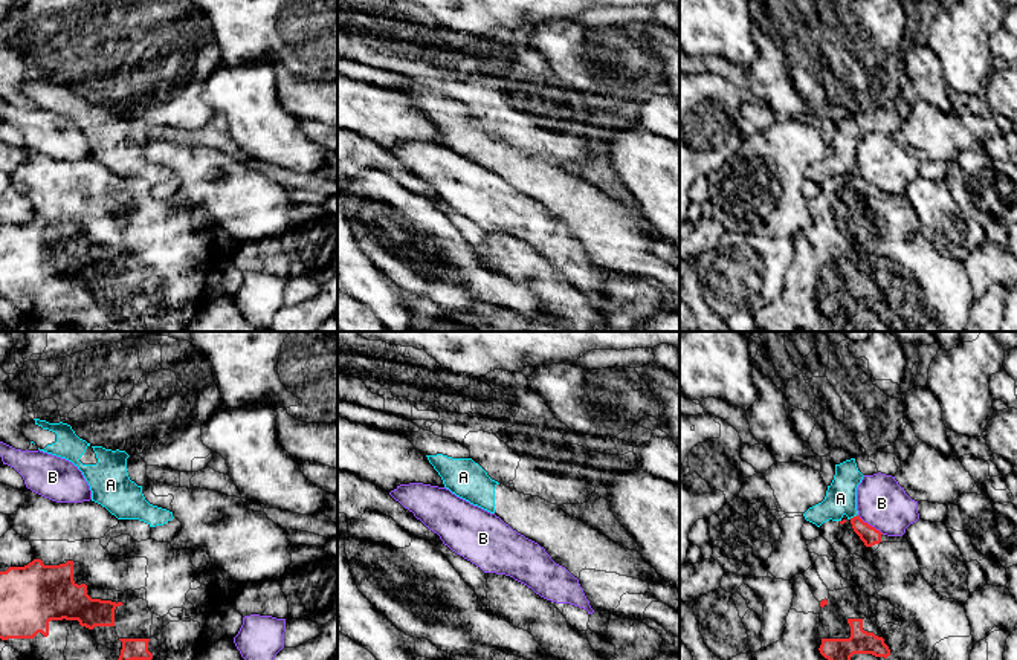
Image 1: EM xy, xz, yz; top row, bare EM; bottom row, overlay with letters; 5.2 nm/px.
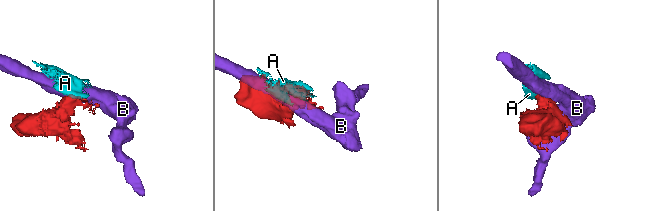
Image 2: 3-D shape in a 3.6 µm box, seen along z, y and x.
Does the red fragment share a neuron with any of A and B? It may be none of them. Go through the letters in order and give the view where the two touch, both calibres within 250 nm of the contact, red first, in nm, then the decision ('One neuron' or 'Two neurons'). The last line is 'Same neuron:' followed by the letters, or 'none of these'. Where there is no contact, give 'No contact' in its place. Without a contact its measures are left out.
A: Touches red in yz. Thickness 100 nm (red) against 160 nm. Two neurons
B: Touches red in yz. Thickness 100 nm (red) against 260 nm. Two neurons
Same neuron: none of these

